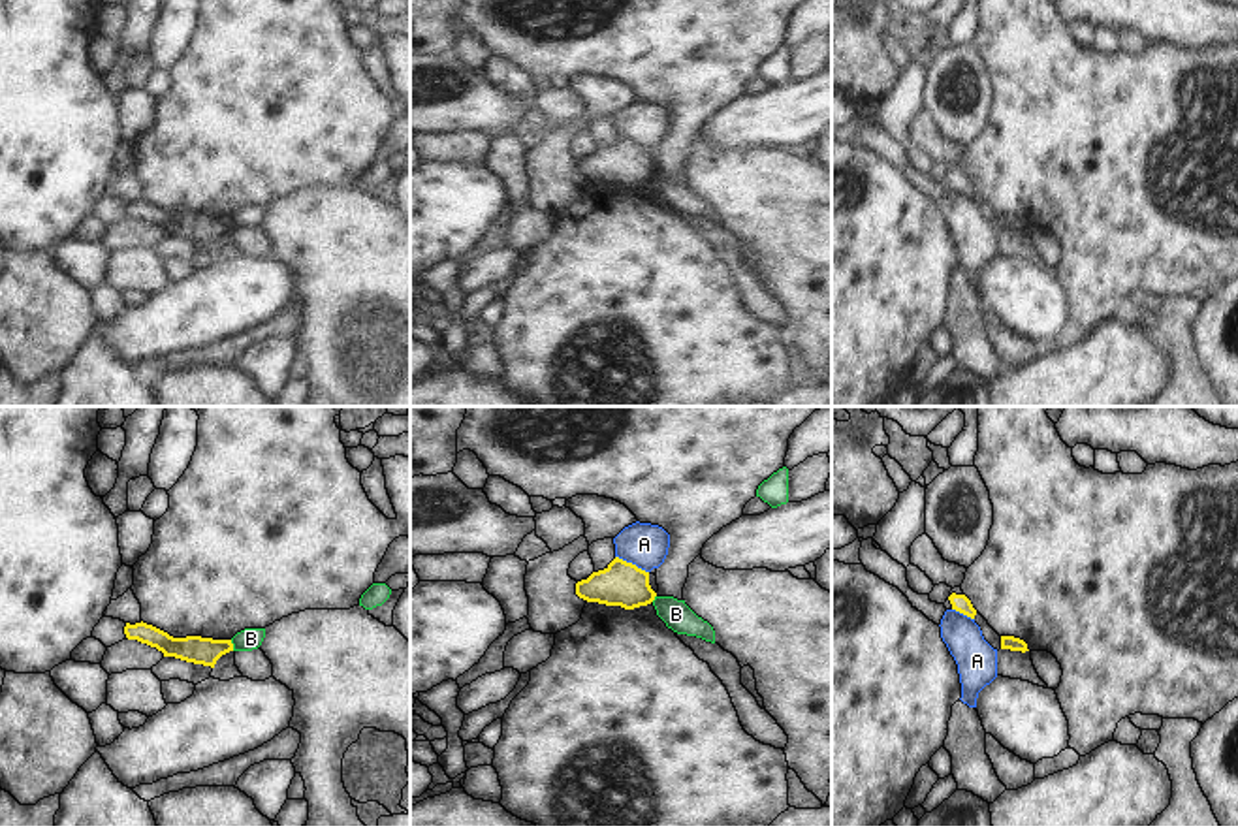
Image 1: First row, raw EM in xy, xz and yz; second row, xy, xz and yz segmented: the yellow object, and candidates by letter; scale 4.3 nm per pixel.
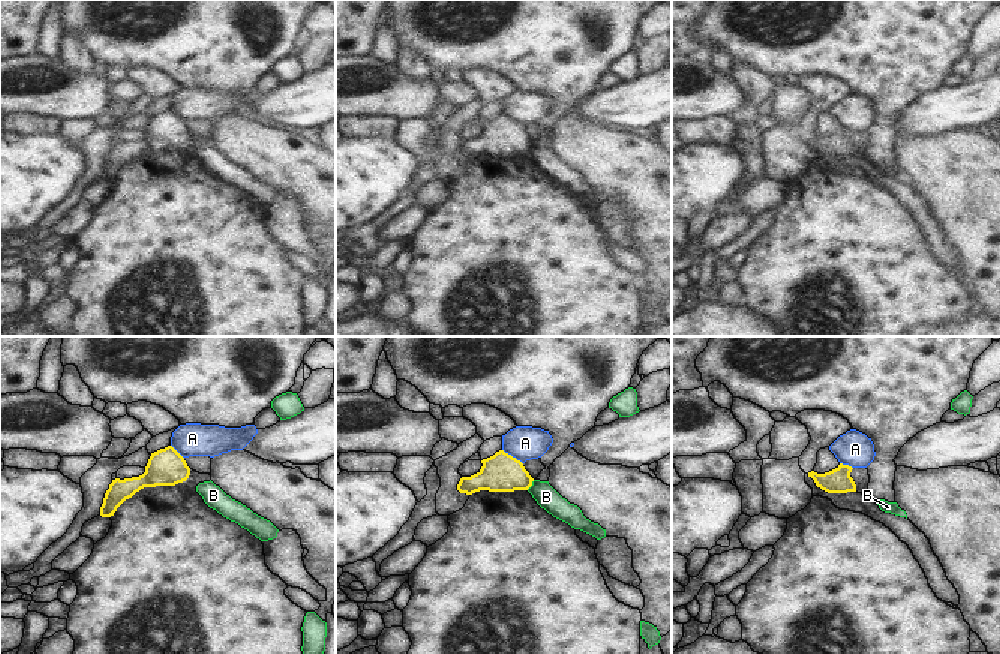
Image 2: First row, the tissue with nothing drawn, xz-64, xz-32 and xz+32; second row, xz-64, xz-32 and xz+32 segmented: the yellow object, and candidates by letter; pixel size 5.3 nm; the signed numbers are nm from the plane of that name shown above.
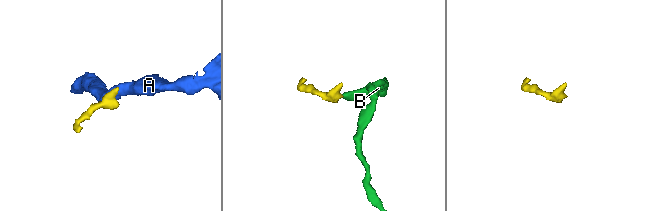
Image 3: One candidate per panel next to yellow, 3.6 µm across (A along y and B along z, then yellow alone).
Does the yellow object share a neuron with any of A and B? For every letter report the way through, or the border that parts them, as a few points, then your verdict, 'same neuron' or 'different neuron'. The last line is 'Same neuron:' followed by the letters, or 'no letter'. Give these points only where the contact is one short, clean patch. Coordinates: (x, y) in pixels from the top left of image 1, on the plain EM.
A: border along xz (616, 134), (648, 151); different neuron
B: border along xy (230, 219), (234, 228); different neuron
Same neuron: no letter

